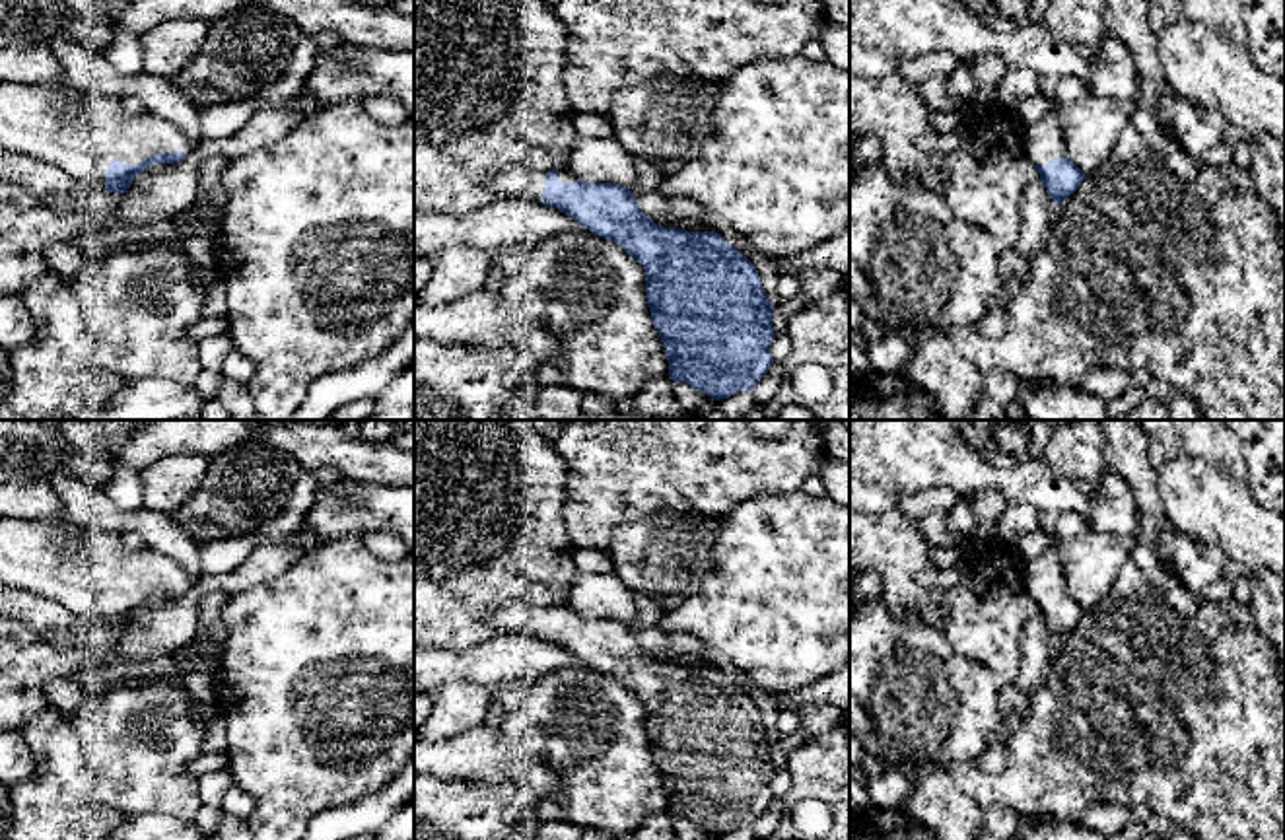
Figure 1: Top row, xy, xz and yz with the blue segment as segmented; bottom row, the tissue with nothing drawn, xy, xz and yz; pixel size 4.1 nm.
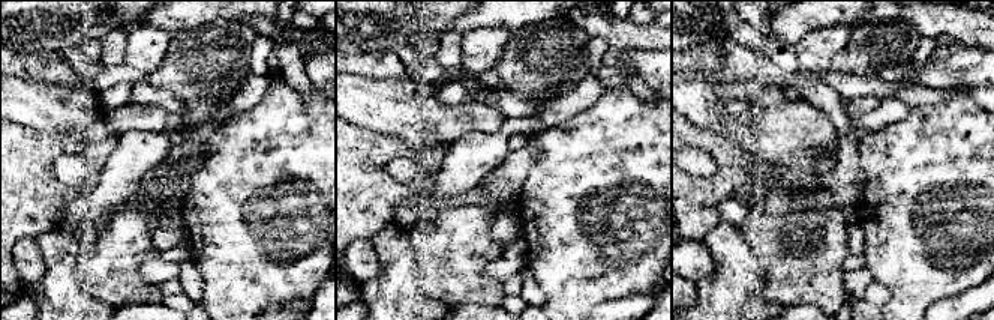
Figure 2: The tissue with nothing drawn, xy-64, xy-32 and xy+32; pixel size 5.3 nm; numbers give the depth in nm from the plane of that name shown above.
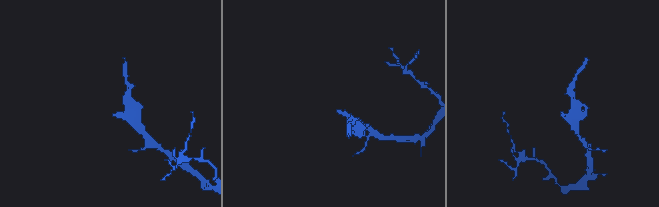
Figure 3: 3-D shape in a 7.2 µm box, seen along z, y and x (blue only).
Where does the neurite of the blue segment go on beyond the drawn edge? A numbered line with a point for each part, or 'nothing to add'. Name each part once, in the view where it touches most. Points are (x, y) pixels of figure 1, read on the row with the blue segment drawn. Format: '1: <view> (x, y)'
1: xy (84, 140)

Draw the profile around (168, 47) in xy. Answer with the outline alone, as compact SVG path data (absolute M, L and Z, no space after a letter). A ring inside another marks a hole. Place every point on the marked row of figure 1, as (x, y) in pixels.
M202 19L167 21L140 37L142 72L156 78L177 78L202 47L208 23Z

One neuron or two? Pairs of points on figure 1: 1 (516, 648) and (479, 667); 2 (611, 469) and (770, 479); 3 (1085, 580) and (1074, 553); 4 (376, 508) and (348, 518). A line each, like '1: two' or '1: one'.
1: one
2: one
3: one
4: one

